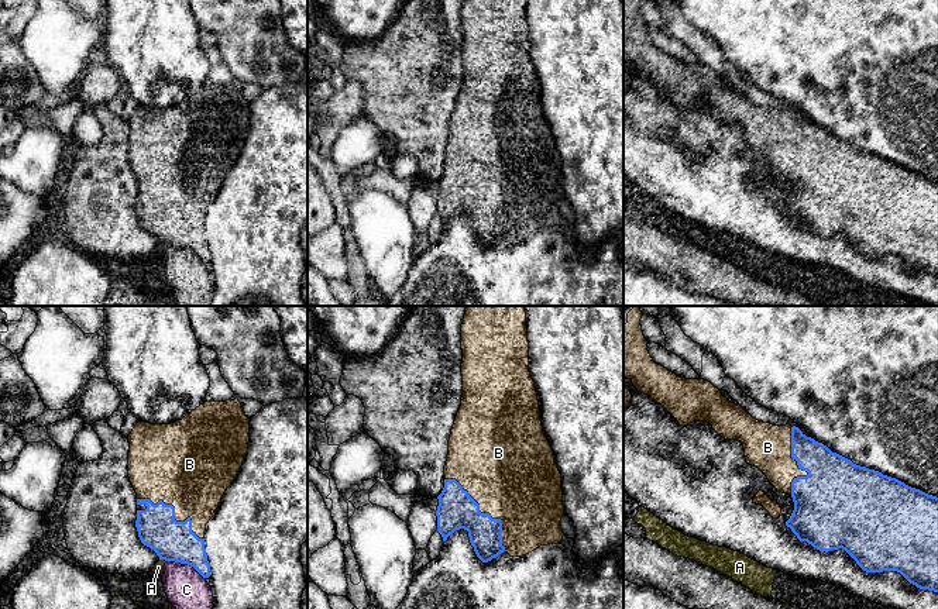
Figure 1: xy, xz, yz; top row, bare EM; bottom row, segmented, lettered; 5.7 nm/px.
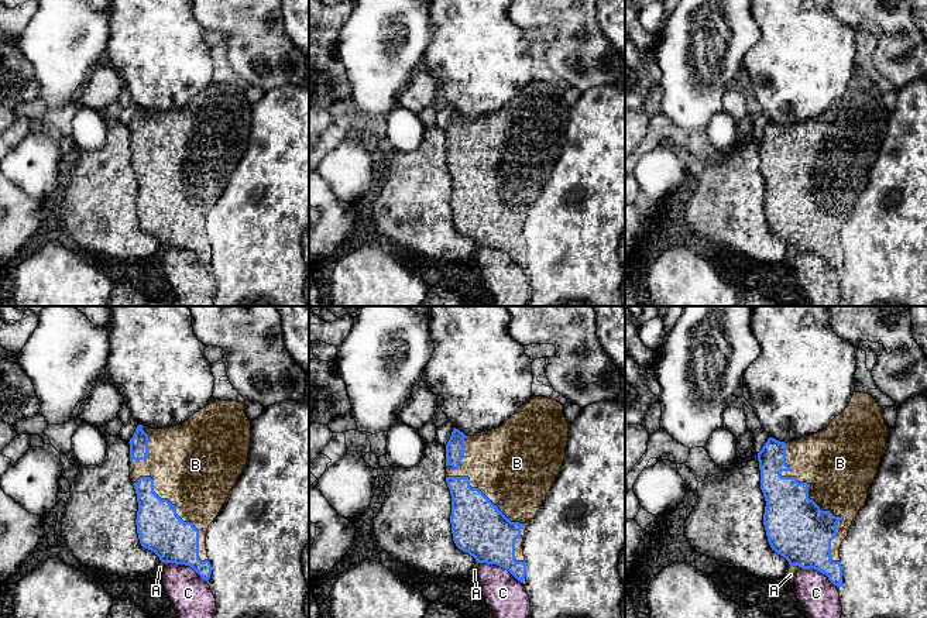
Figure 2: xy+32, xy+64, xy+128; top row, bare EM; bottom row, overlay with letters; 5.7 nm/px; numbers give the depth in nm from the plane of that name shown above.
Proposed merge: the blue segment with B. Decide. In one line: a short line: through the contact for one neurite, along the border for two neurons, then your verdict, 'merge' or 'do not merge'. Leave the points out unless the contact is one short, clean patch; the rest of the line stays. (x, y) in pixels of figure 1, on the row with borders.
merge

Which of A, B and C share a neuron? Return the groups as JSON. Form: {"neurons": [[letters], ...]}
{"neurons": [["A"], ["B"], ["C"]]}

